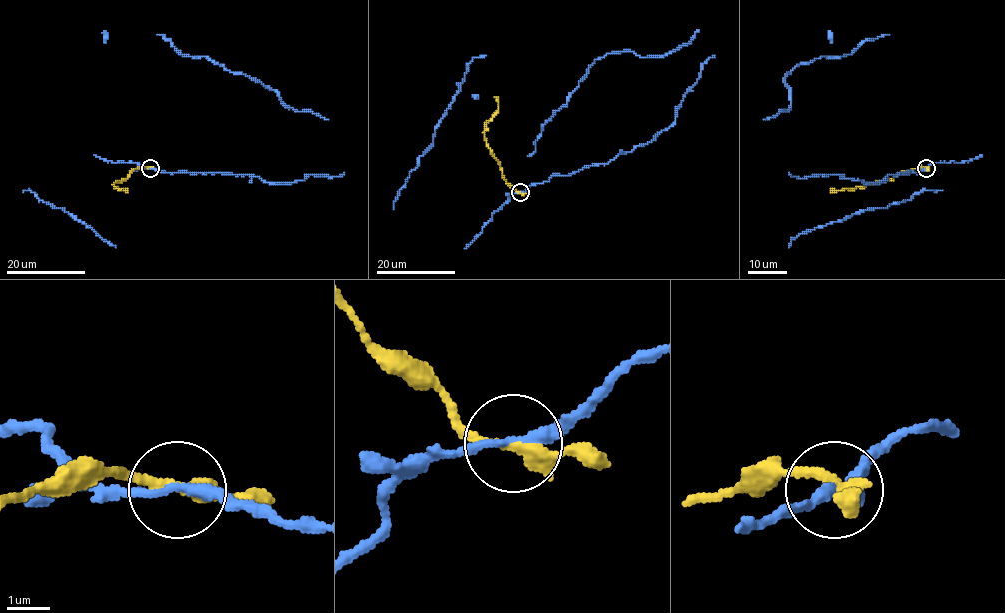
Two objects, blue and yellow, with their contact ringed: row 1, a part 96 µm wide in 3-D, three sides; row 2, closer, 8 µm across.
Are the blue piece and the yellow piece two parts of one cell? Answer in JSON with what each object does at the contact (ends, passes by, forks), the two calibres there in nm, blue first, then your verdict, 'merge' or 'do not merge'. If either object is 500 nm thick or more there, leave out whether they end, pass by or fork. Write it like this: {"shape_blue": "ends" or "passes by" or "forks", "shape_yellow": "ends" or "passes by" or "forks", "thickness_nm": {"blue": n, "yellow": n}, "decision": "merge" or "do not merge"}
{"shape_blue": "passes by", "shape_yellow": "passes by", "thickness_nm": {"blue": 240, "yellow": 300}, "decision": "do not merge"}

